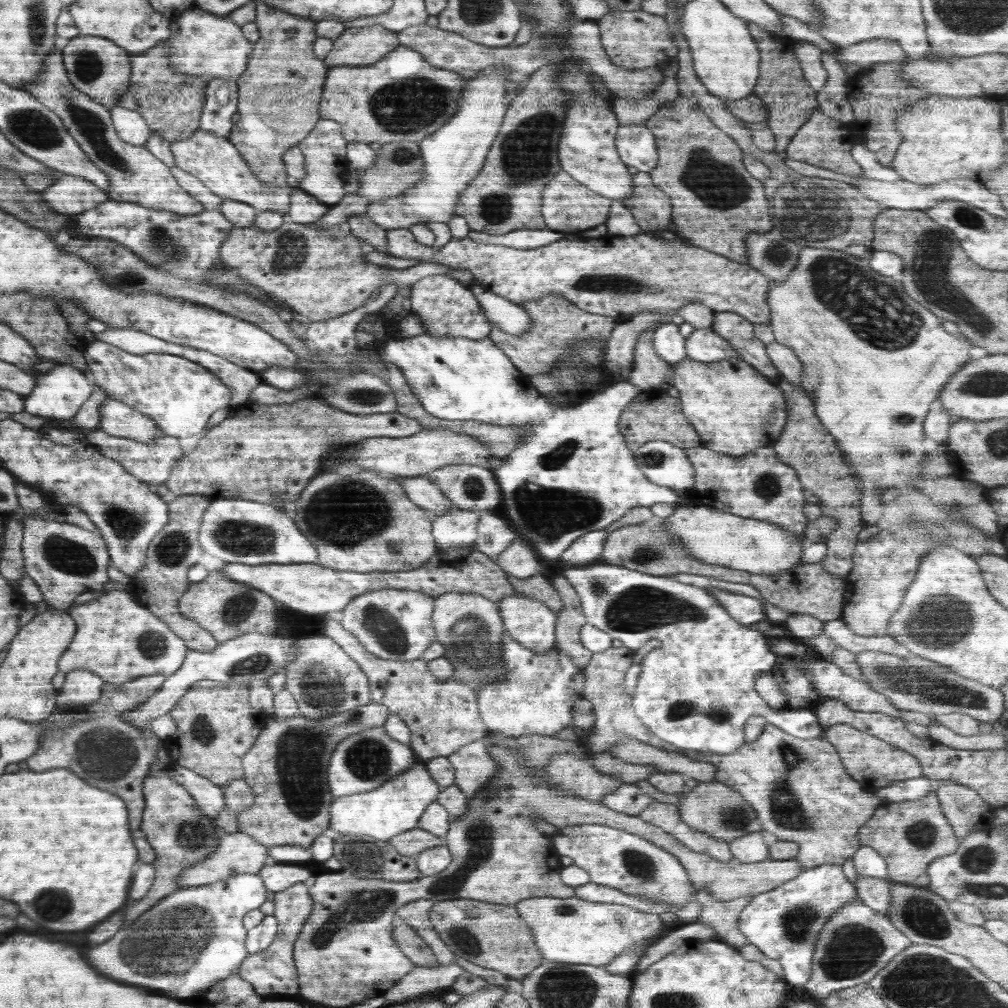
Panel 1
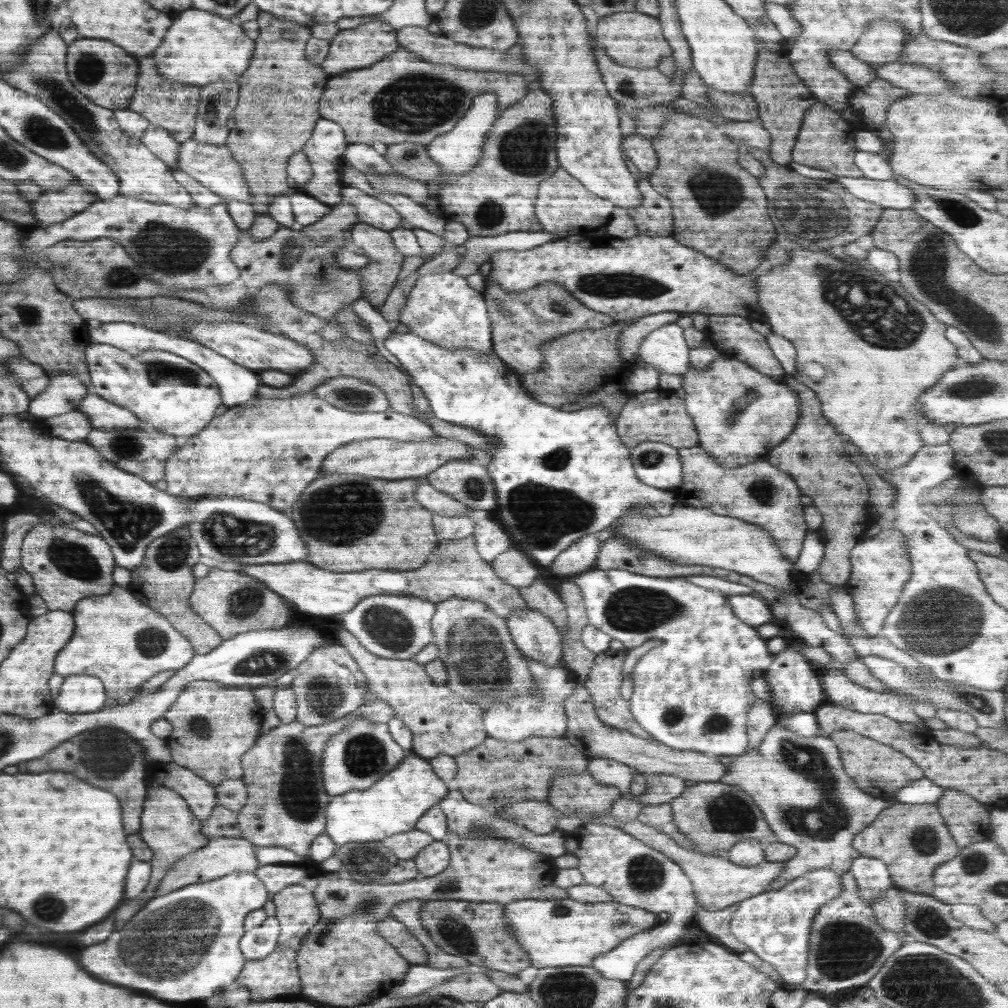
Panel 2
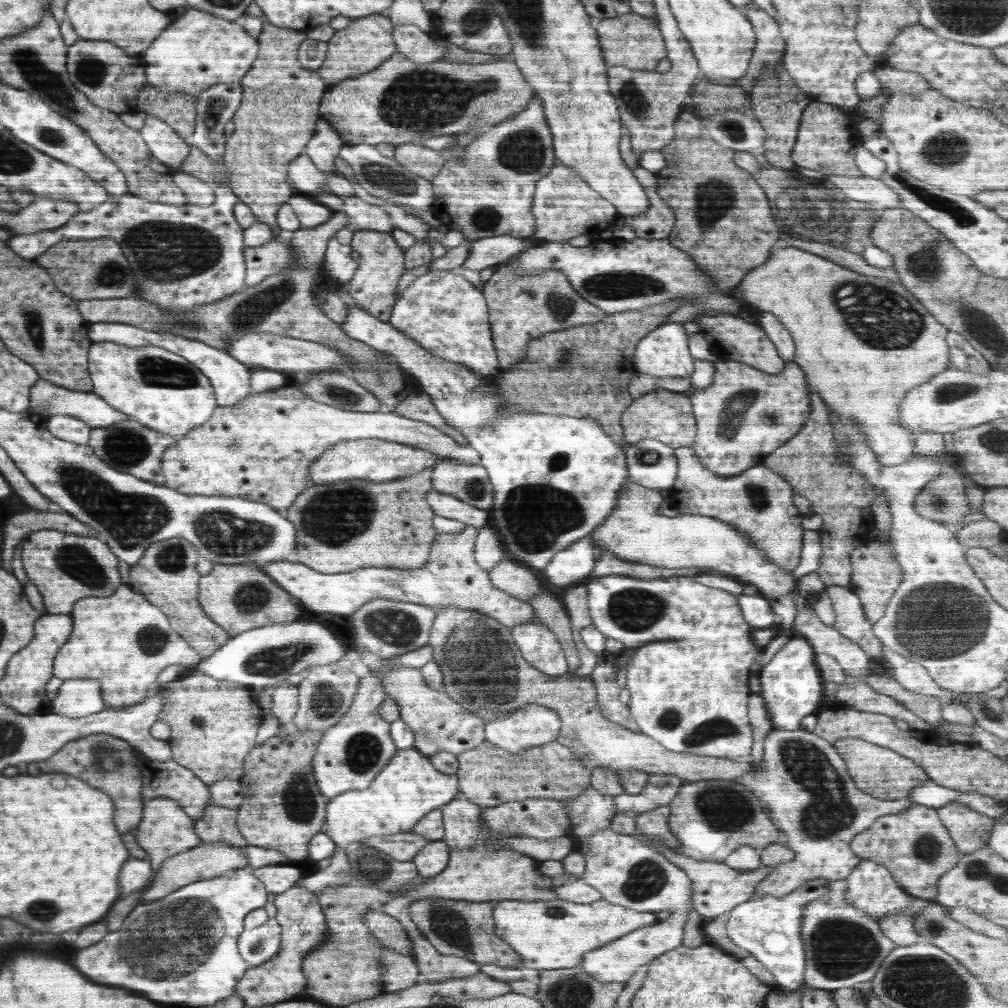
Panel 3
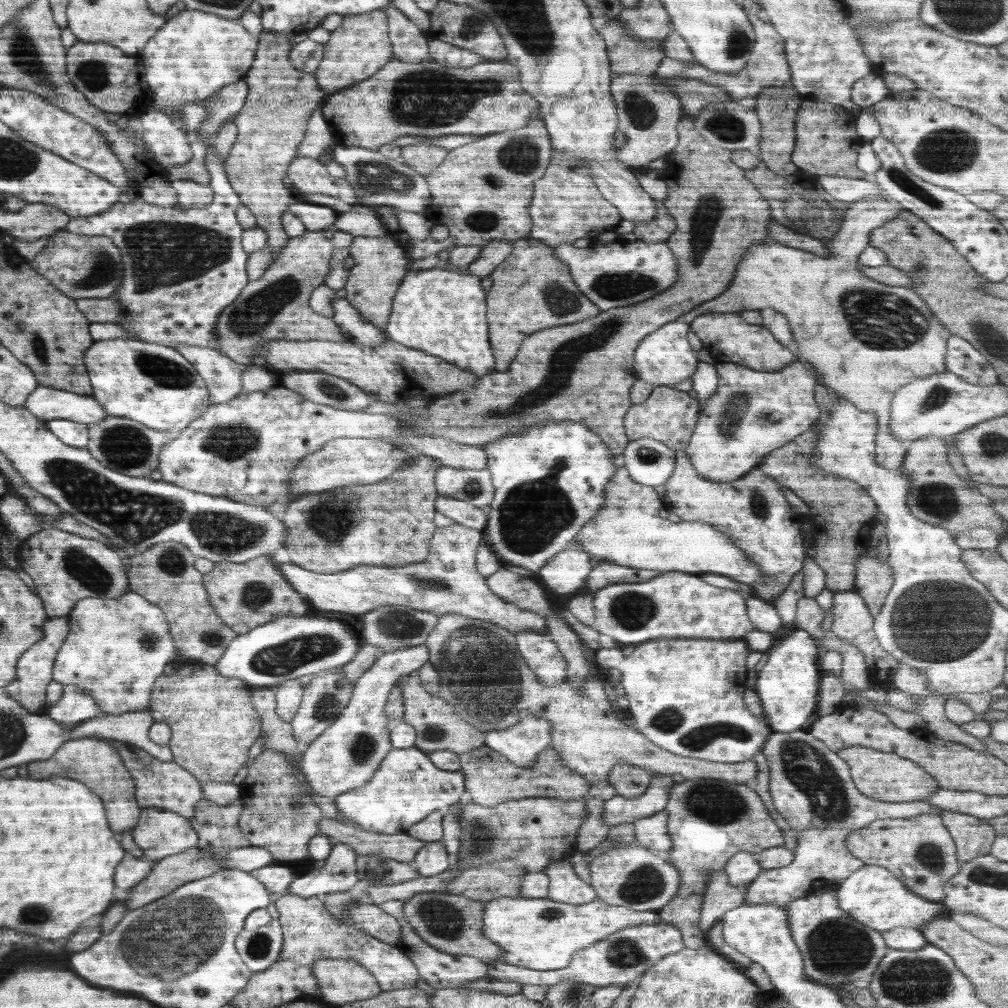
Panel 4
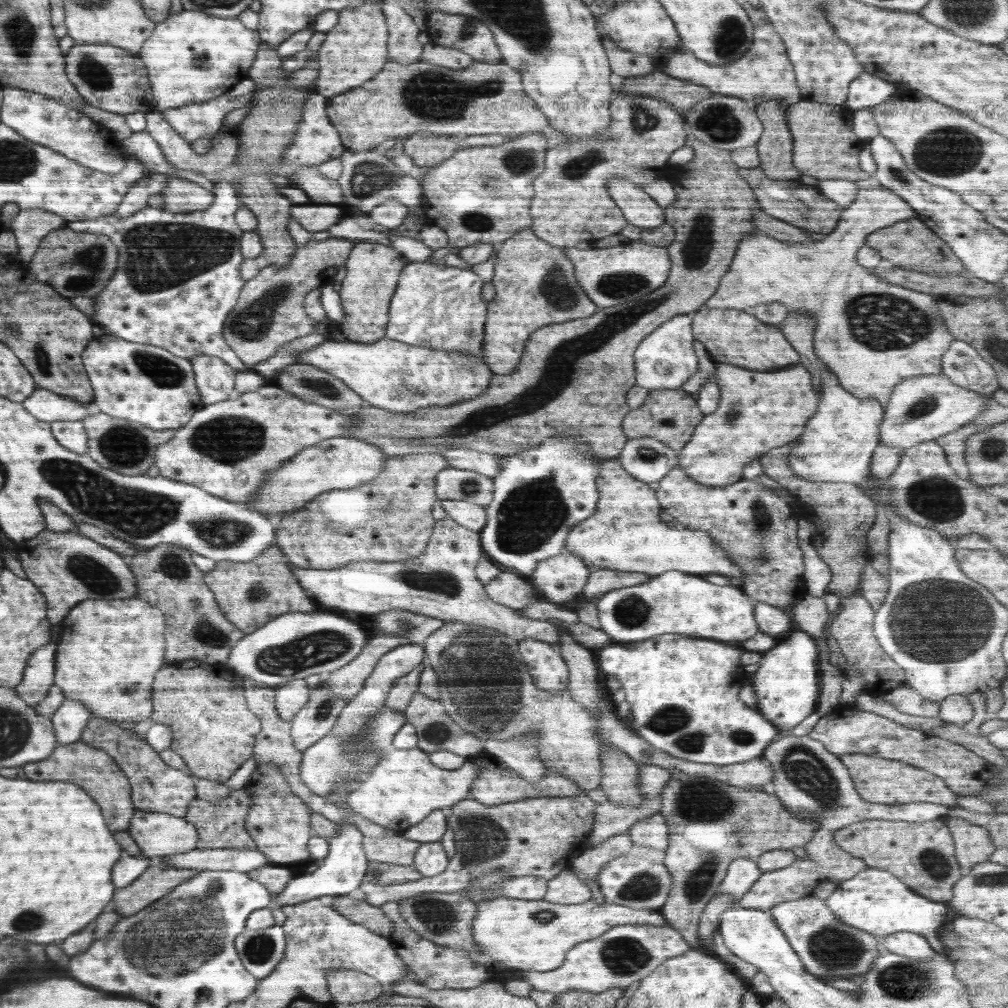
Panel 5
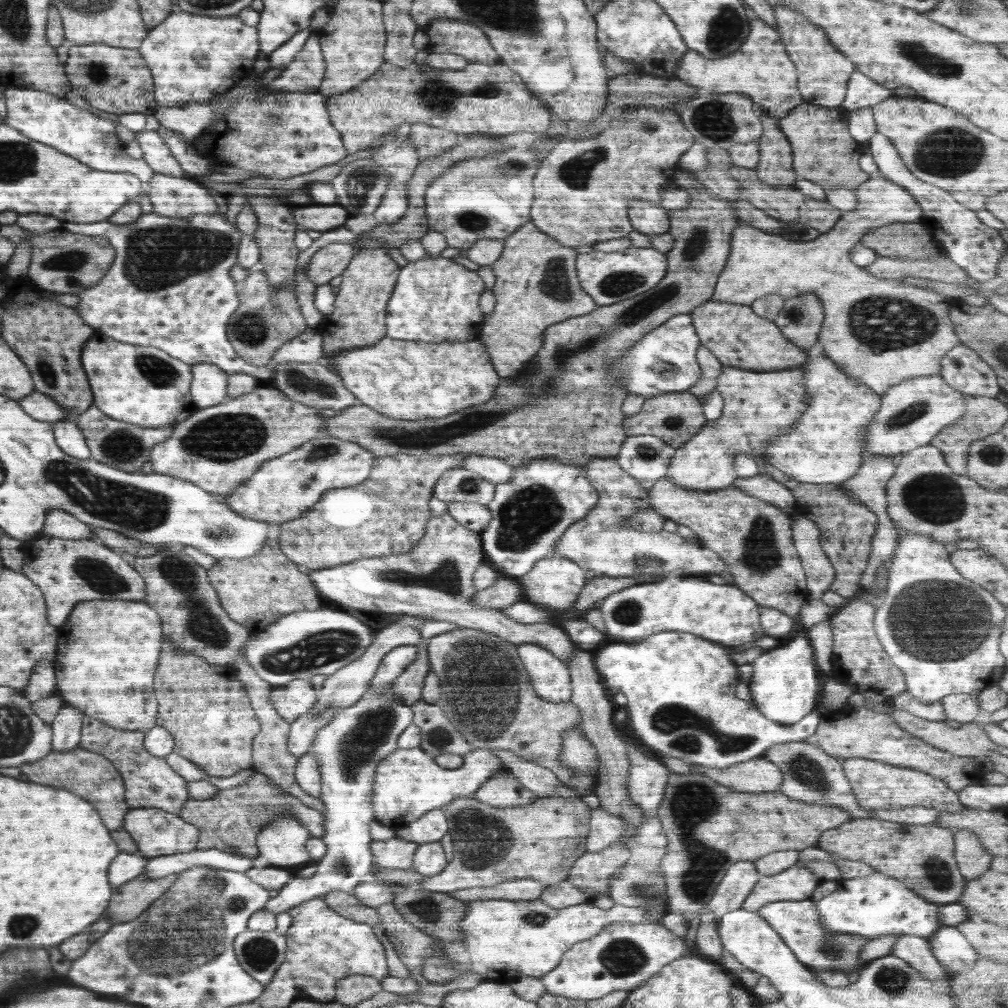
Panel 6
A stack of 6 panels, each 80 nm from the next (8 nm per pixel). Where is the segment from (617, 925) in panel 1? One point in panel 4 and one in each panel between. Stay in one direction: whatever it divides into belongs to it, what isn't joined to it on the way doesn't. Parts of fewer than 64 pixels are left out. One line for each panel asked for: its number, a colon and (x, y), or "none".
2: (562, 932)
3: (554, 934)
4: (538, 933)

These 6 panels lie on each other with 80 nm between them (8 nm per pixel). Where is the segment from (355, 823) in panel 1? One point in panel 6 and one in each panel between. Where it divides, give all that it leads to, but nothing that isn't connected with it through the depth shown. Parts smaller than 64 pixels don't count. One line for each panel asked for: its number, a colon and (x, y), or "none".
2: (393, 805)
3: (408, 788)
4: (407, 787)
5: (405, 786)
6: (408, 783)

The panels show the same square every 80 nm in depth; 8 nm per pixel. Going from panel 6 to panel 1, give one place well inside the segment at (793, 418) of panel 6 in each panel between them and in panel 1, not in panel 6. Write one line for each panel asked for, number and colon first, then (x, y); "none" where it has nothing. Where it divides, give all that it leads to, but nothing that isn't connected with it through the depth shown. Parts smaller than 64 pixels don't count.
1: (734, 408)
2: (740, 414)
3: (746, 413)
4: (751, 413)
5: (758, 411)

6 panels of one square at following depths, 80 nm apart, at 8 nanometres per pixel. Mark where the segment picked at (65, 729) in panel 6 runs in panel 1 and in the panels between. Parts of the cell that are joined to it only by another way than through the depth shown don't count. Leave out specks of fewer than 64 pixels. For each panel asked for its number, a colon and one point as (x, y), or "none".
1: (81, 688)
2: (79, 694)
3: (77, 698)
4: (75, 707)
5: (71, 718)

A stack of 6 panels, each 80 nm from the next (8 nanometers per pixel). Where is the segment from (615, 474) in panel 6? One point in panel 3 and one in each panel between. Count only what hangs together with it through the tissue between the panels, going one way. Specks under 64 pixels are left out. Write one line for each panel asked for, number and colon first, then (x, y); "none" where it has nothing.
3: (635, 531)
4: (628, 531)
5: (625, 533)

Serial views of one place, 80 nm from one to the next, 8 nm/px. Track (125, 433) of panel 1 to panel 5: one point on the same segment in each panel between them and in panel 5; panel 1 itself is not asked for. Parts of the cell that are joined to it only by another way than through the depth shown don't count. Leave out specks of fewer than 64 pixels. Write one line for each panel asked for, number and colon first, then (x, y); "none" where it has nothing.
2: (103, 414)
3: (47, 397)
4: (47, 402)
5: (49, 407)

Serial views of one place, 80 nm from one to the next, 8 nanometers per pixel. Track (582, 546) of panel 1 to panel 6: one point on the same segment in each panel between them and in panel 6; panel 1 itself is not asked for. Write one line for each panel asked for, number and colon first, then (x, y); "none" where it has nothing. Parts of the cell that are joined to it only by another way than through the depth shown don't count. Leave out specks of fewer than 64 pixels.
2: (579, 557)
3: (571, 566)
4: (567, 572)
5: (558, 579)
6: (555, 582)

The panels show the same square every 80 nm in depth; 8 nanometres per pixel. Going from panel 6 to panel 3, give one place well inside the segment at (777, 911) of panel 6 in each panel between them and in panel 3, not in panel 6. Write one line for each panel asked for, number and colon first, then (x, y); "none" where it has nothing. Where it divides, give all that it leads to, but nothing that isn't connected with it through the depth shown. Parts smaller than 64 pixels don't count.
3: (842, 945)
4: (835, 949)
5: (827, 948)

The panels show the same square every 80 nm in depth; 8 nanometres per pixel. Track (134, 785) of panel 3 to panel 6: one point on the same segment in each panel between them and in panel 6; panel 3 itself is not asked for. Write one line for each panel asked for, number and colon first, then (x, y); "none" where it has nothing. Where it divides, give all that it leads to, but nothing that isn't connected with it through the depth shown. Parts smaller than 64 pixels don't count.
4: (95, 762)
5: (97, 772)
6: (92, 776)

